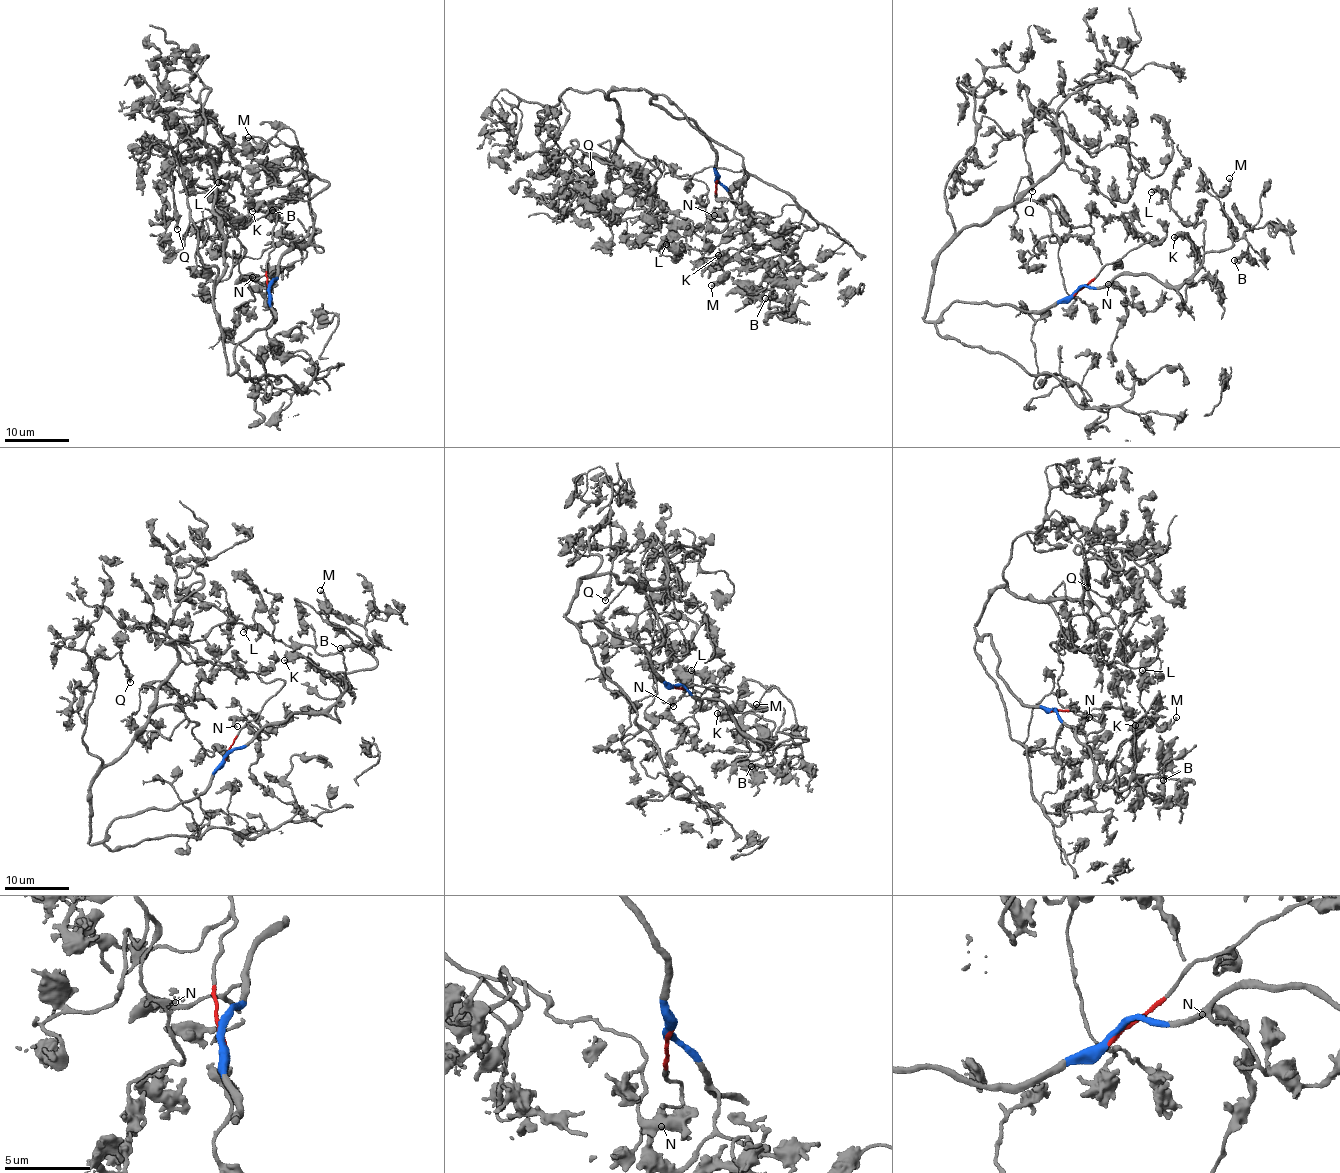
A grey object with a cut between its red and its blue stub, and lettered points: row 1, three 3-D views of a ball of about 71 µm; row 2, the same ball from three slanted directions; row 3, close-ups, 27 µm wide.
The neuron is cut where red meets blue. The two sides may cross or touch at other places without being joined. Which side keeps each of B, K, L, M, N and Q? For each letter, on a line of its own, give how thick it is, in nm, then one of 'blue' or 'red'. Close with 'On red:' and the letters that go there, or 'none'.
B: calibre 440 nm; blue
K: calibre 320 nm; blue
L: calibre 140 nm; blue
M: calibre 240 nm; blue
N: calibre 320 nm; blue
Q: calibre 320 nm; blue
On red: none

